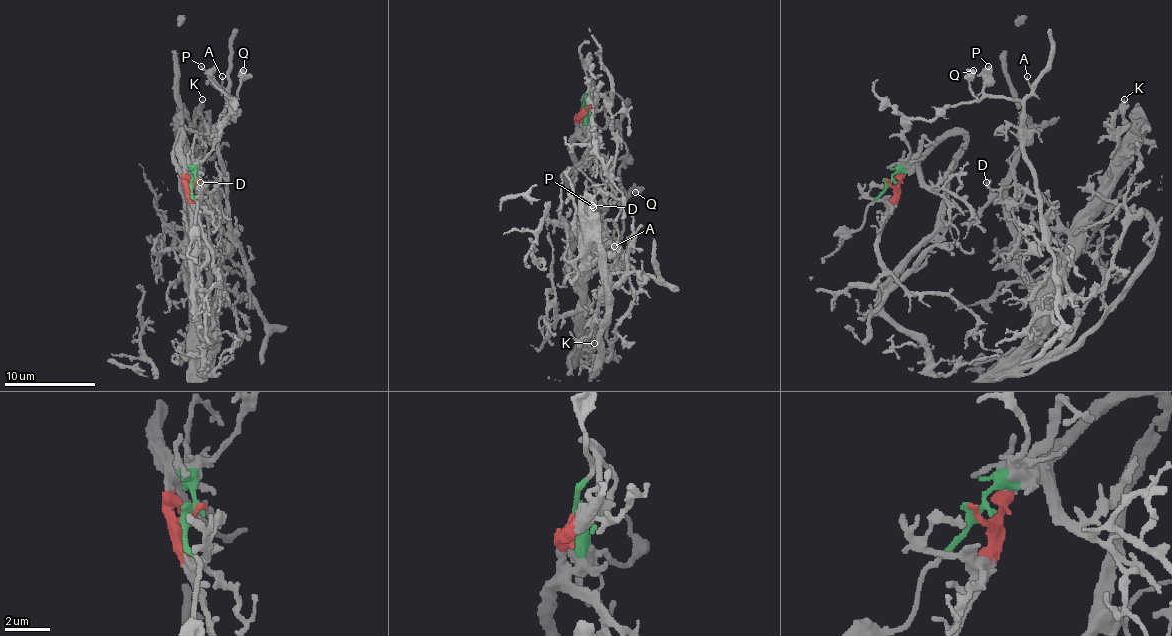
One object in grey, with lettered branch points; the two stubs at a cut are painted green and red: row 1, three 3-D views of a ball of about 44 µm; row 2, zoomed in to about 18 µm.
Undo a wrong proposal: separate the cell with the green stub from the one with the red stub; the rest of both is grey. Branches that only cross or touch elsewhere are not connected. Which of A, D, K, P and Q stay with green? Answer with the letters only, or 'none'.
A, P, Q

